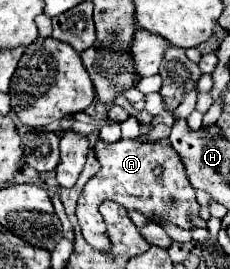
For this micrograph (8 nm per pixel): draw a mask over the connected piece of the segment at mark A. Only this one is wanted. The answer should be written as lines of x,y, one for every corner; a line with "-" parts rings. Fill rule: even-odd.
98,139
94,151
100,161
100,171
88,181
76,205
76,217
82,227
82,235
94,249
98,251
112,249
112,241
110,237
104,235
104,221
98,211
102,201
116,201
128,211
142,213
152,223
160,223
160,225
174,223
182,229
196,229
192,225
192,217
200,217
196,191
190,185
186,177
186,169
168,139
160,139
160,141
120,139
114,143
106,143
-
156,167
162,167
162,175
154,173

